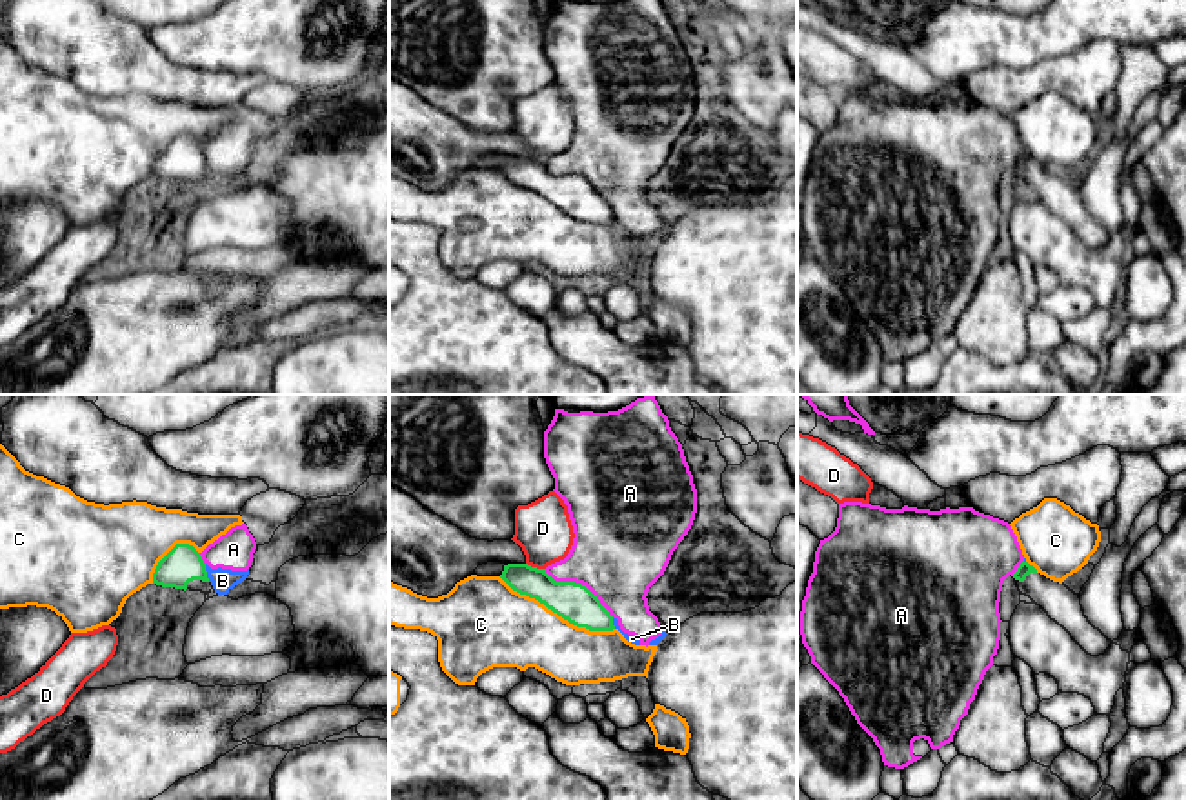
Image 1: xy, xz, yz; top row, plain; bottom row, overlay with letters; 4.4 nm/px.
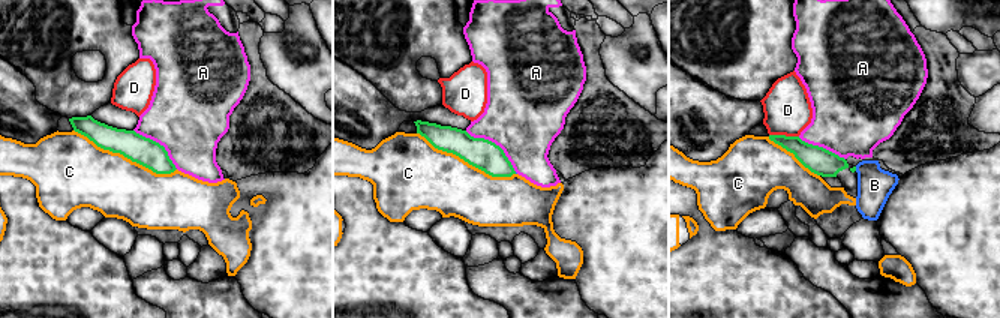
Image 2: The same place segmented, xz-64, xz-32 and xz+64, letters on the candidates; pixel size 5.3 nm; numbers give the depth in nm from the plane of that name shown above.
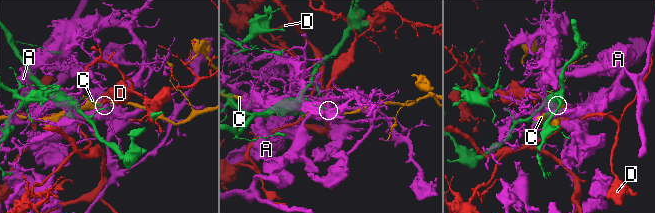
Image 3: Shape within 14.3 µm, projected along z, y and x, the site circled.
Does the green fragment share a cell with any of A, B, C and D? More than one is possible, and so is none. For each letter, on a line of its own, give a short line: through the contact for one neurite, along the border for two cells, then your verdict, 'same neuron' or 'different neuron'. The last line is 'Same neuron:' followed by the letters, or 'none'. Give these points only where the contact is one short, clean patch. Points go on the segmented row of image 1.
A: different neuron
B: xy (204, 564), (210, 580) | different neuron
C: different neuron
D: xz (526, 562), (544, 570) | different neuron
Same neuron: none

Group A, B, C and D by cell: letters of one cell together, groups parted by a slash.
A B / C / D

